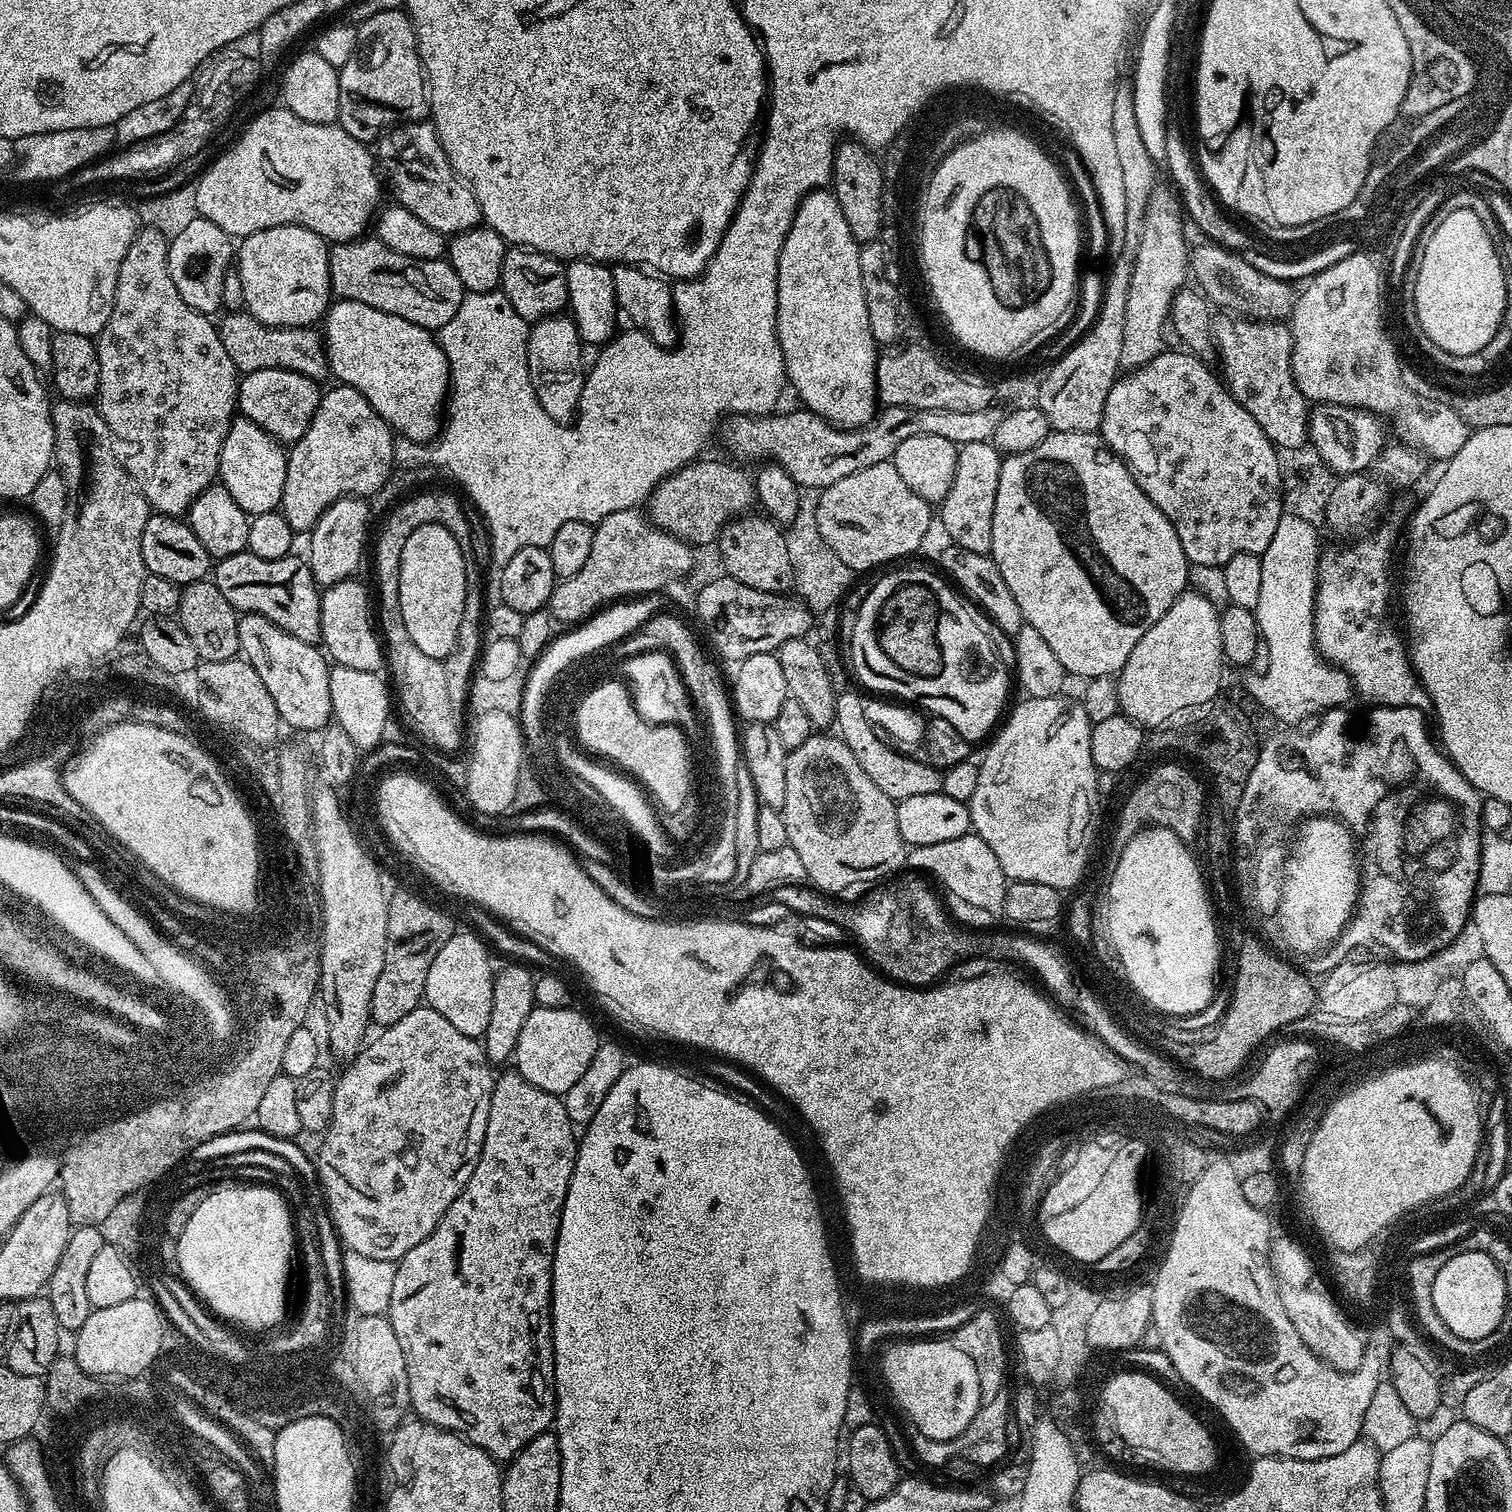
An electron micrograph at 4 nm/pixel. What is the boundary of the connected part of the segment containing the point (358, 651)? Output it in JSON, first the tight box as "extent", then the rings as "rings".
{"extent":[320,578,386,673],"rings":[[[356,578],[343,580],[323,589],[320,598],[320,639],[327,655],[333,661],[336,659],[339,667],[379,673],[380,667],[385,667],[386,653],[374,627],[373,609],[368,609],[368,592],[358,581]]]}

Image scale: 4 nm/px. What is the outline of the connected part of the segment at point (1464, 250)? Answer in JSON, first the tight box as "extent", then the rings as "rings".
{"extent":[1412,210,1507,354],"rings":[[[1454,210],[1448,212],[1446,218],[1442,218],[1438,231],[1432,235],[1429,244],[1426,245],[1417,286],[1414,287],[1412,300],[1422,330],[1429,335],[1431,341],[1436,342],[1450,354],[1476,354],[1494,338],[1503,322],[1507,292],[1502,266],[1494,250],[1489,225],[1487,223],[1484,225],[1480,219],[1482,219],[1481,213],[1474,210]]]}

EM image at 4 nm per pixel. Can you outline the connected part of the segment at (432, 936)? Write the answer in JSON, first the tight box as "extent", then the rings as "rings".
{"extent":[370,890,454,1026],"rings":[[[400,890],[388,901],[388,941],[385,950],[385,966],[375,983],[370,1000],[371,1023],[387,1026],[406,1018],[424,1000],[426,974],[430,962],[438,958],[438,950],[450,942],[454,934],[452,920],[440,908],[419,900],[419,895],[408,890]]]}

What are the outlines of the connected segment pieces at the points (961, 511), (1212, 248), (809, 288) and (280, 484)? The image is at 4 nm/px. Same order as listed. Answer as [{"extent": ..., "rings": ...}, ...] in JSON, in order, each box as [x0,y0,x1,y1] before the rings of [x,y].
[{"extent":[938,442,1004,555],"rings":[[[966,442],[958,447],[958,466],[954,466],[954,482],[944,500],[938,504],[938,524],[944,527],[944,532],[951,543],[962,550],[974,550],[974,554],[989,555],[994,542],[994,498],[998,498],[998,478],[1002,474],[1004,456],[995,444],[982,442]]]},{"extent":[1190,243,1294,322],"rings":[[[1203,243],[1191,249],[1190,272],[1194,280],[1196,276],[1195,283],[1199,285],[1203,295],[1217,309],[1254,320],[1280,322],[1291,317],[1294,291],[1292,292],[1293,285],[1289,281],[1260,273],[1243,255],[1221,247],[1217,243]]]},{"extent":[776,190,878,428],"rings":[[[817,190],[808,192],[802,198],[800,209],[796,212],[794,222],[782,242],[782,250],[778,258],[778,306],[776,307],[776,340],[784,355],[784,370],[789,385],[796,387],[800,400],[807,411],[836,425],[837,428],[863,428],[878,411],[878,397],[876,395],[876,362],[878,359],[878,345],[874,334],[870,330],[870,314],[866,314],[866,294],[862,290],[862,270],[858,266],[860,245],[856,243],[854,234],[850,234],[850,226],[846,226],[846,218],[842,218],[840,204],[836,201],[836,194],[831,190]]]},{"extent":[218,415,288,518],"rings":[[[237,415],[233,419],[222,442],[218,480],[246,515],[251,518],[279,509],[282,490],[286,486],[287,465],[288,452],[285,445],[245,416]]]}]

